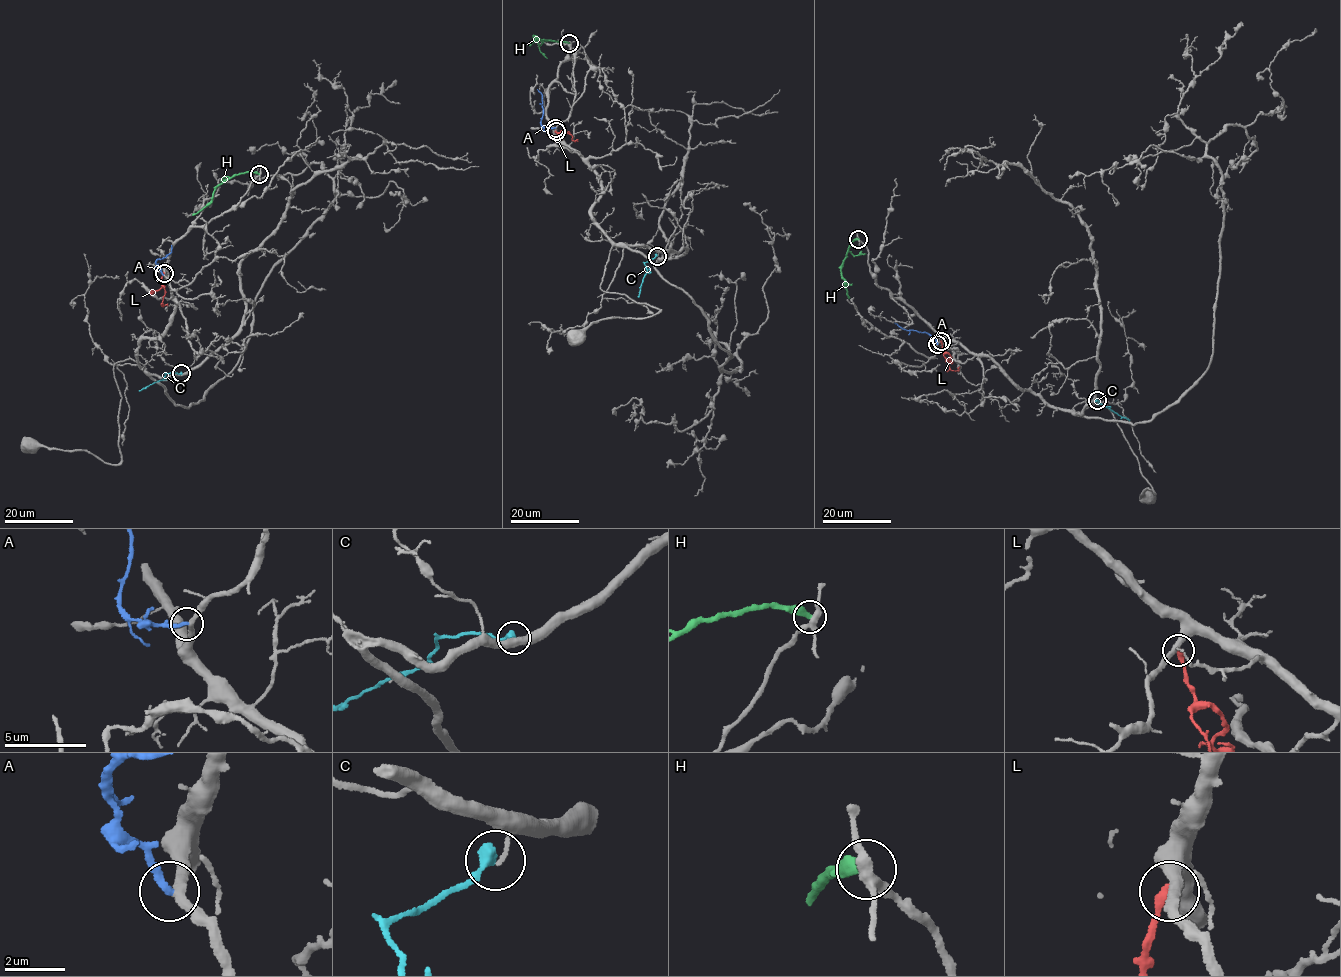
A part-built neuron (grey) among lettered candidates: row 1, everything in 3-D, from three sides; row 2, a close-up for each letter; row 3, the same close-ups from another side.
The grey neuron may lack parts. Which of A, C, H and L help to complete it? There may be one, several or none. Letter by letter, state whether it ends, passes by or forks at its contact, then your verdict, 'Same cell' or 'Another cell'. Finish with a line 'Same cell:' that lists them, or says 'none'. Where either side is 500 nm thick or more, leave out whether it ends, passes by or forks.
A: It ends there. Another cell
C: It ends there. Another cell
H: It ends there. Another cell
L: It ends there. Another cell
Same cell: none

